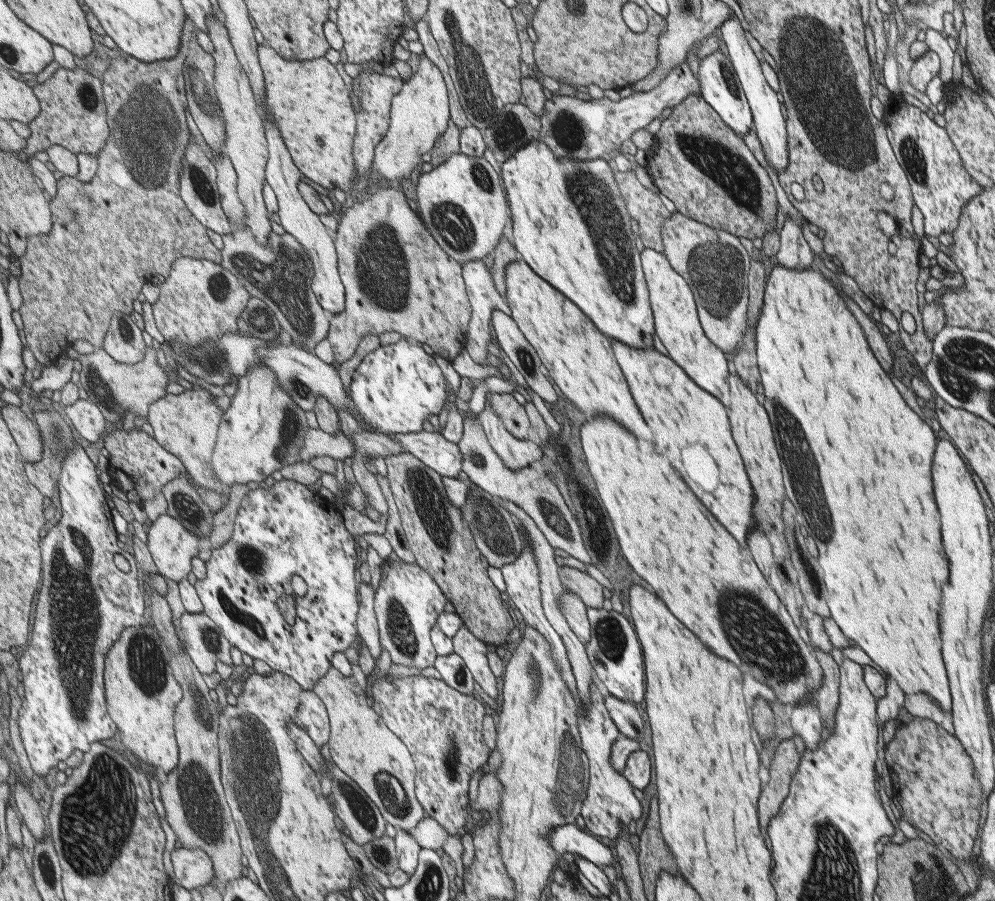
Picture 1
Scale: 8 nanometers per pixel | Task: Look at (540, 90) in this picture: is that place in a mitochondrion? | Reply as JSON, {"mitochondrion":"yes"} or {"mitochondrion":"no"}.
{"mitochondrion":"no"}

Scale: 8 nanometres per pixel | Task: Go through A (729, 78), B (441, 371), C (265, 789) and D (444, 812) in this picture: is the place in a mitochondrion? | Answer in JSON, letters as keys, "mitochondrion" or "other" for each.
{"A":"other","B":"other","C":"other","D":"other"}

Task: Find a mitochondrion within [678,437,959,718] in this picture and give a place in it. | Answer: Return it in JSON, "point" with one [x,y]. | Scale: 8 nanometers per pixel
{"point":[757,637]}

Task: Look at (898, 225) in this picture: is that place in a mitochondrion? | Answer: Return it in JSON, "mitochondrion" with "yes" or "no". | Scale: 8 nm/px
{"mitochondrion":"no"}

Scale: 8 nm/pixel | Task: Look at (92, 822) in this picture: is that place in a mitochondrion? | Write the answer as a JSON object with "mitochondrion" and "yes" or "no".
{"mitochondrion":"yes"}

